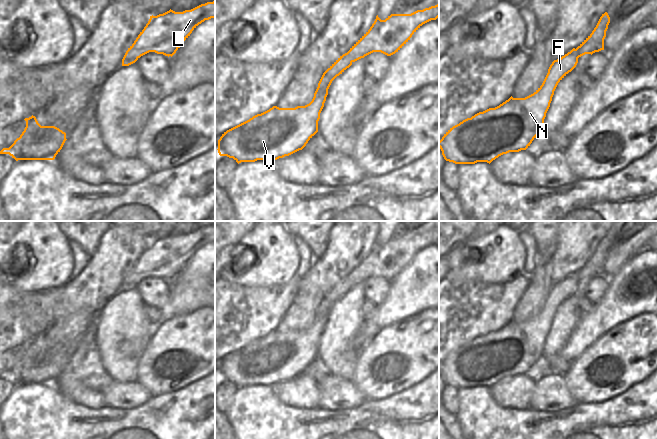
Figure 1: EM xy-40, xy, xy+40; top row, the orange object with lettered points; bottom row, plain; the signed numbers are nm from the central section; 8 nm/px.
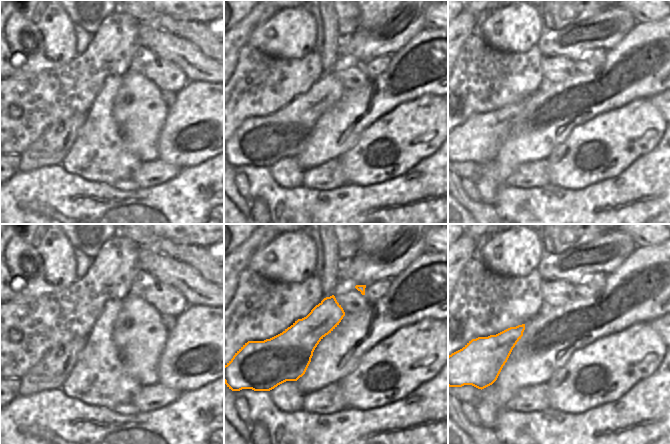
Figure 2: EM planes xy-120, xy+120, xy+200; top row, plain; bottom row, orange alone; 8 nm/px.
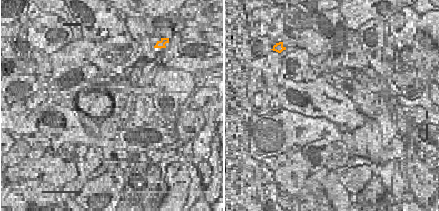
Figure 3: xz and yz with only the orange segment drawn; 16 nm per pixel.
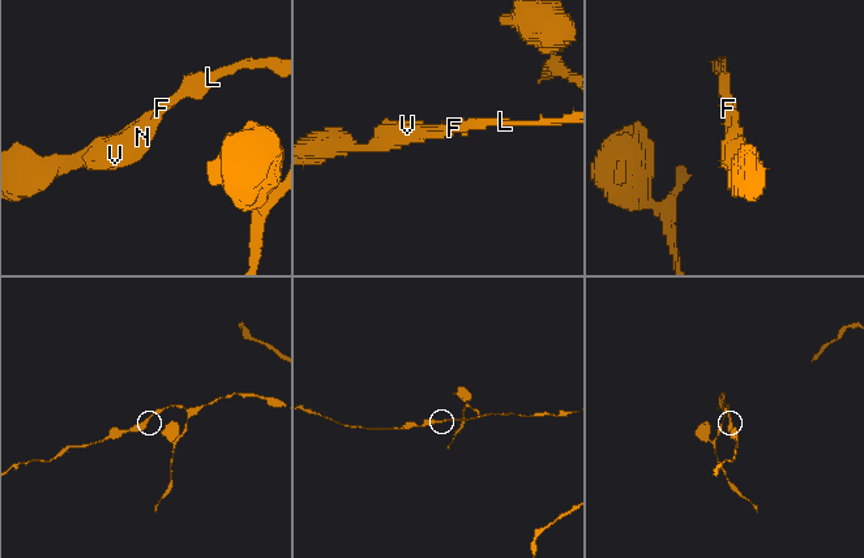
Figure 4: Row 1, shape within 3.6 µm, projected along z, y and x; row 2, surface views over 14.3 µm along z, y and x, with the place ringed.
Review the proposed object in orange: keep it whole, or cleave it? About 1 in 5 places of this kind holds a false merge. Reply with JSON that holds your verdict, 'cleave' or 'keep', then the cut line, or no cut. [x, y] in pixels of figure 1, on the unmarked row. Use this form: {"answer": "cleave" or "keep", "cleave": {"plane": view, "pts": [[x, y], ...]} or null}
{"answer": "keep", "cleave": null}

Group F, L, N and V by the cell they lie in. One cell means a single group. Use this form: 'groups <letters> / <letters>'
groups F L N V

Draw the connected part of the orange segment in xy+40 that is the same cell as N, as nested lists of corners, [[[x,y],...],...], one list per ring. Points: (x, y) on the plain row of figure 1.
[[[605,236],[592,257],[576,273],[573,272],[552,286],[542,309],[533,318],[525,322],[511,320],[499,330],[479,336],[450,352],[439,365],[439,372],[444,383],[455,388],[475,388],[477,386],[490,388],[503,378],[526,374],[542,356],[544,343],[558,307],[576,291],[579,281],[604,274],[604,263],[609,247],[610,241]]]

